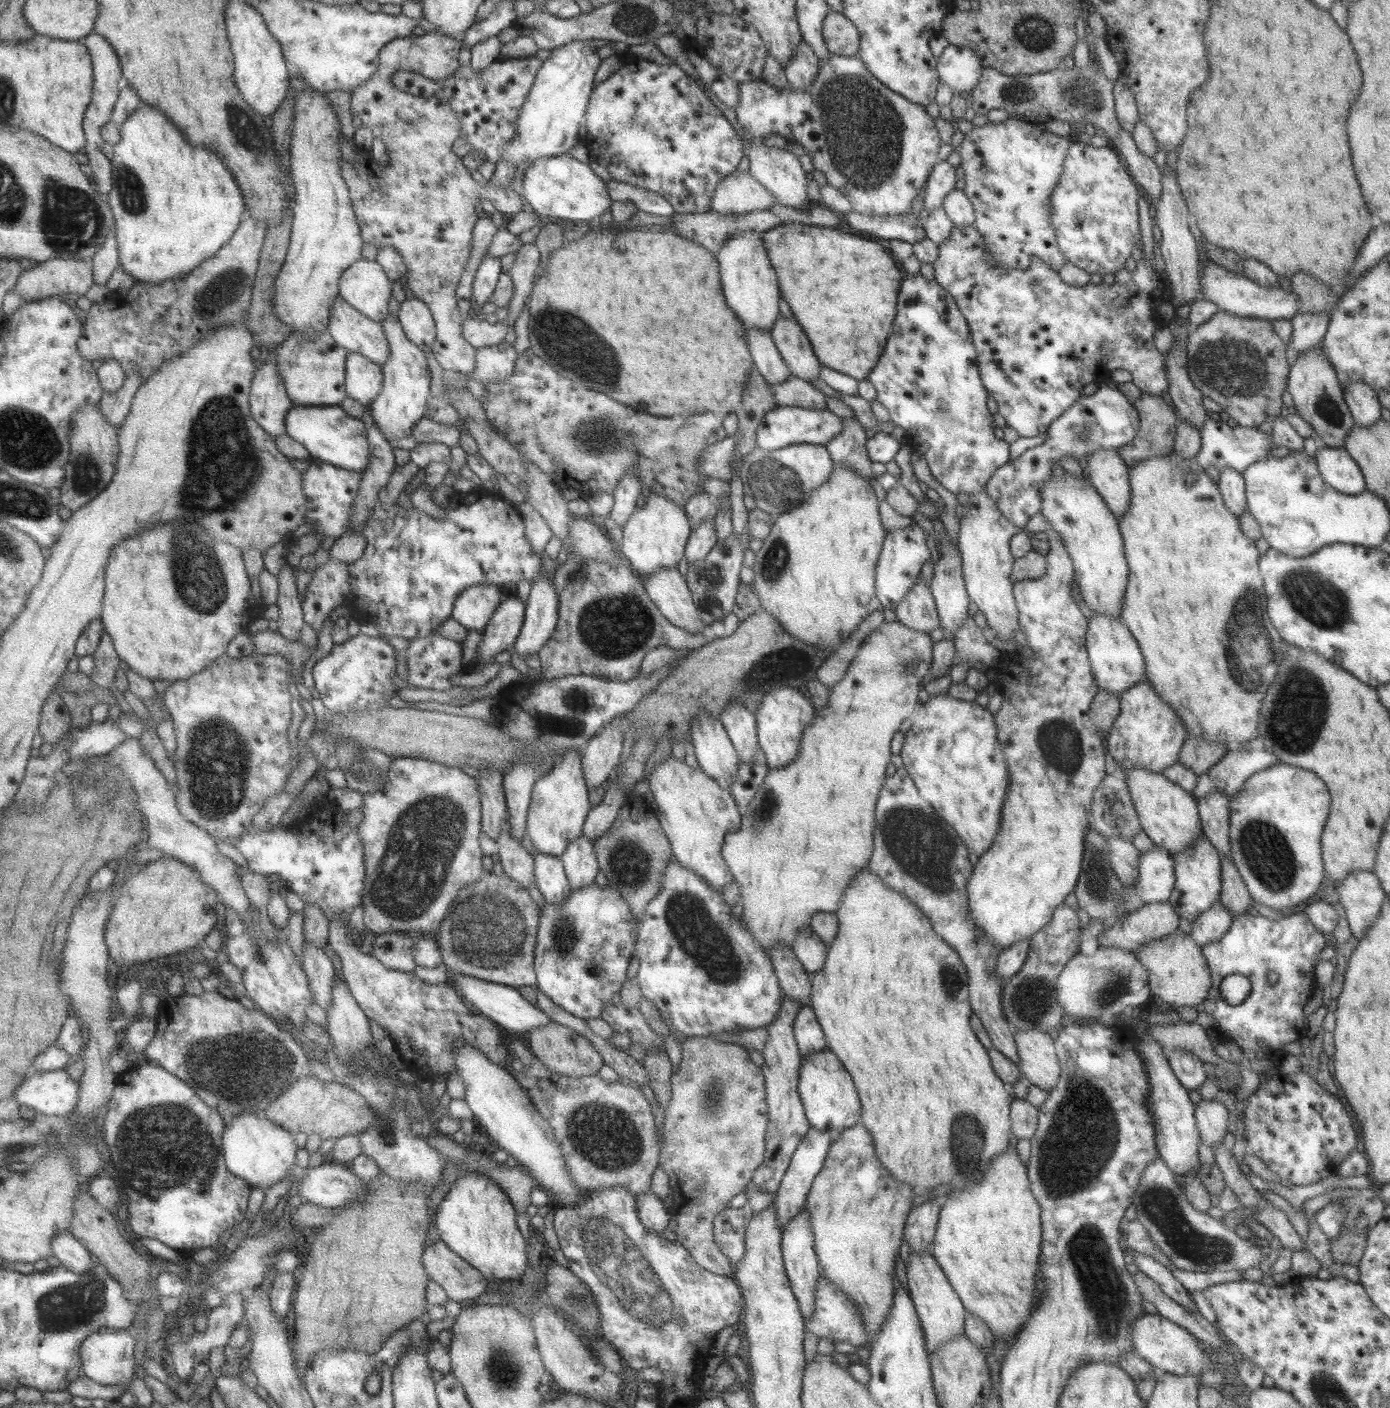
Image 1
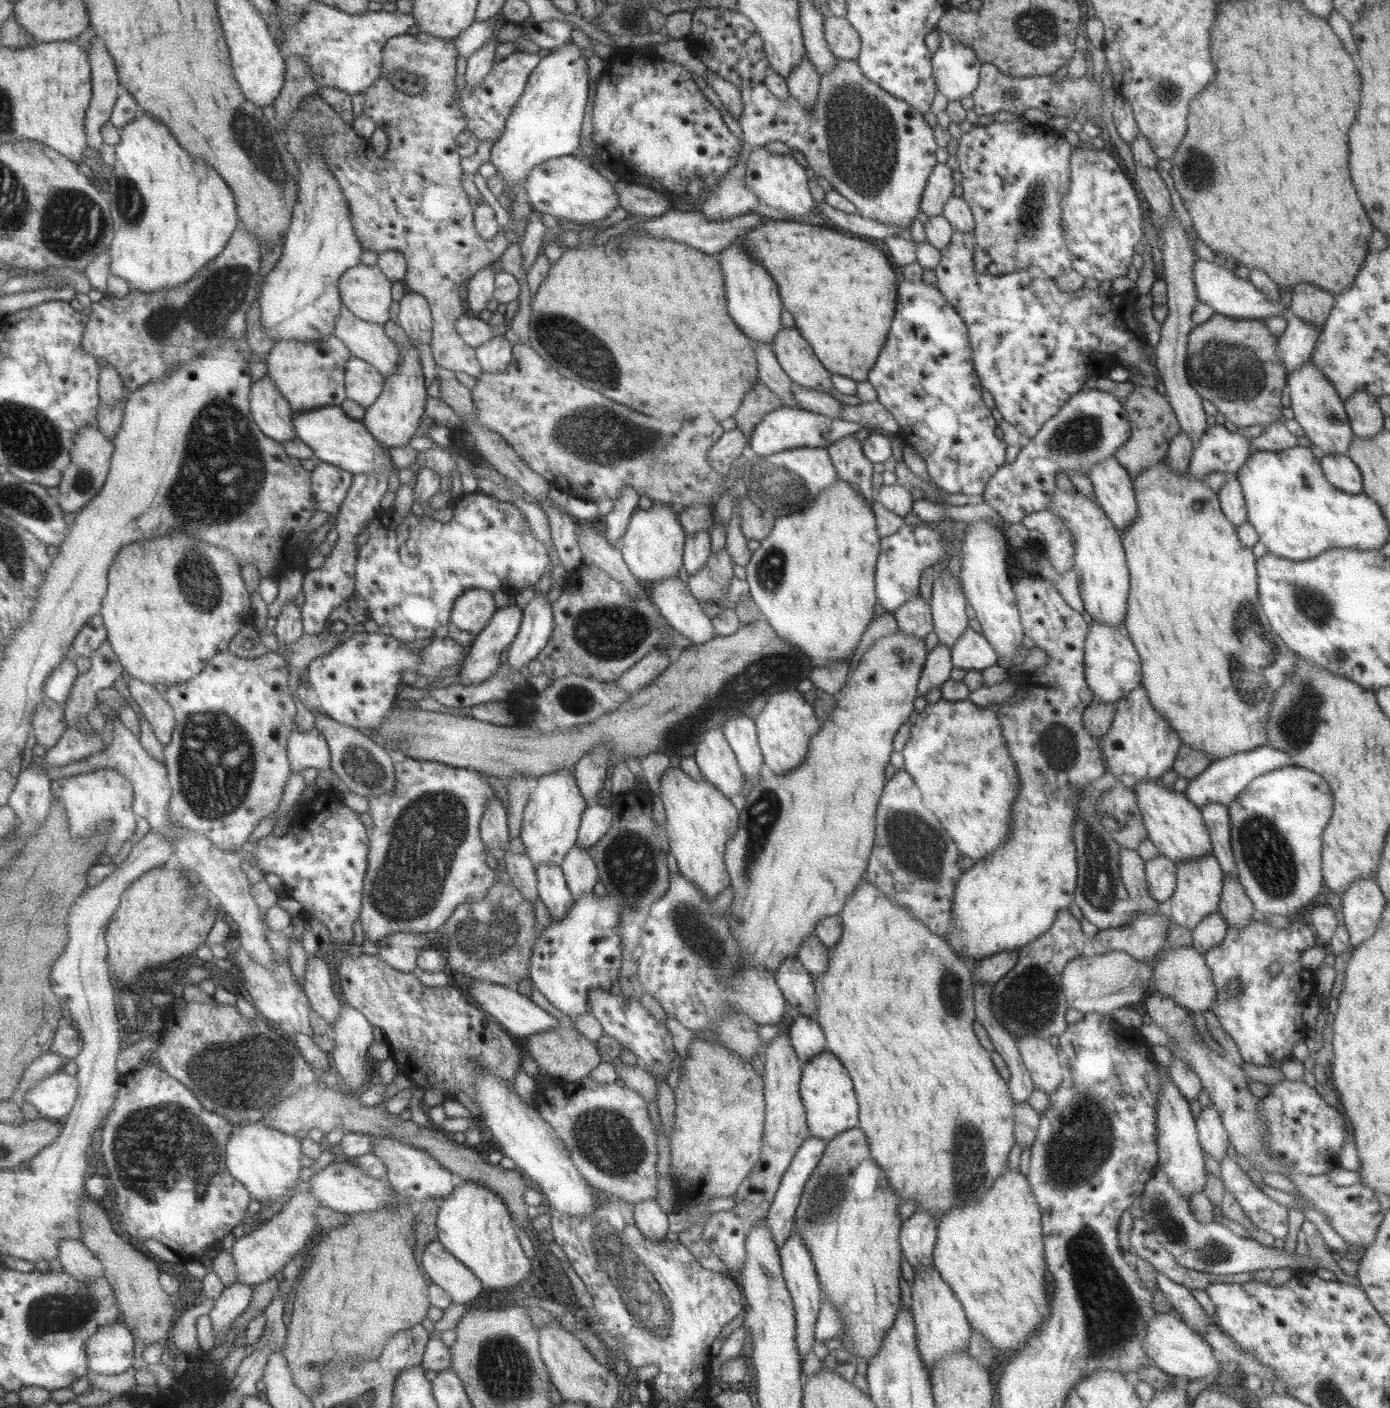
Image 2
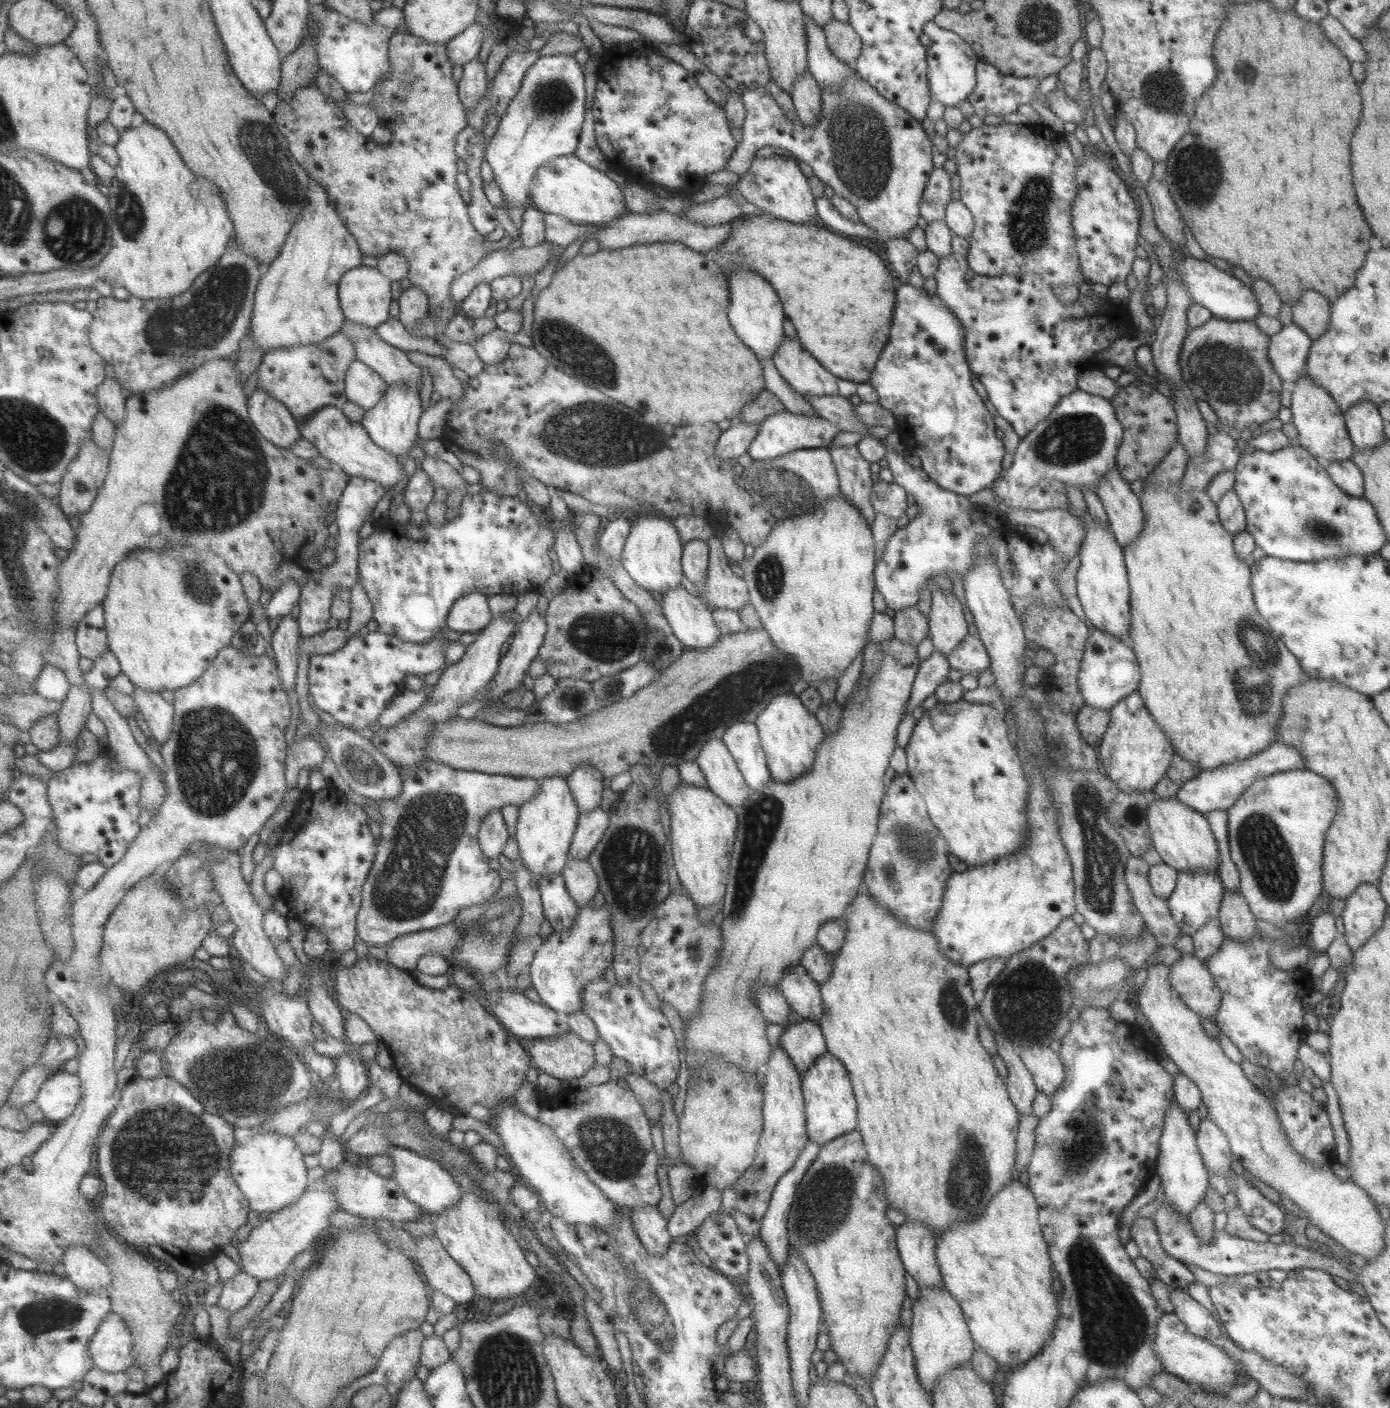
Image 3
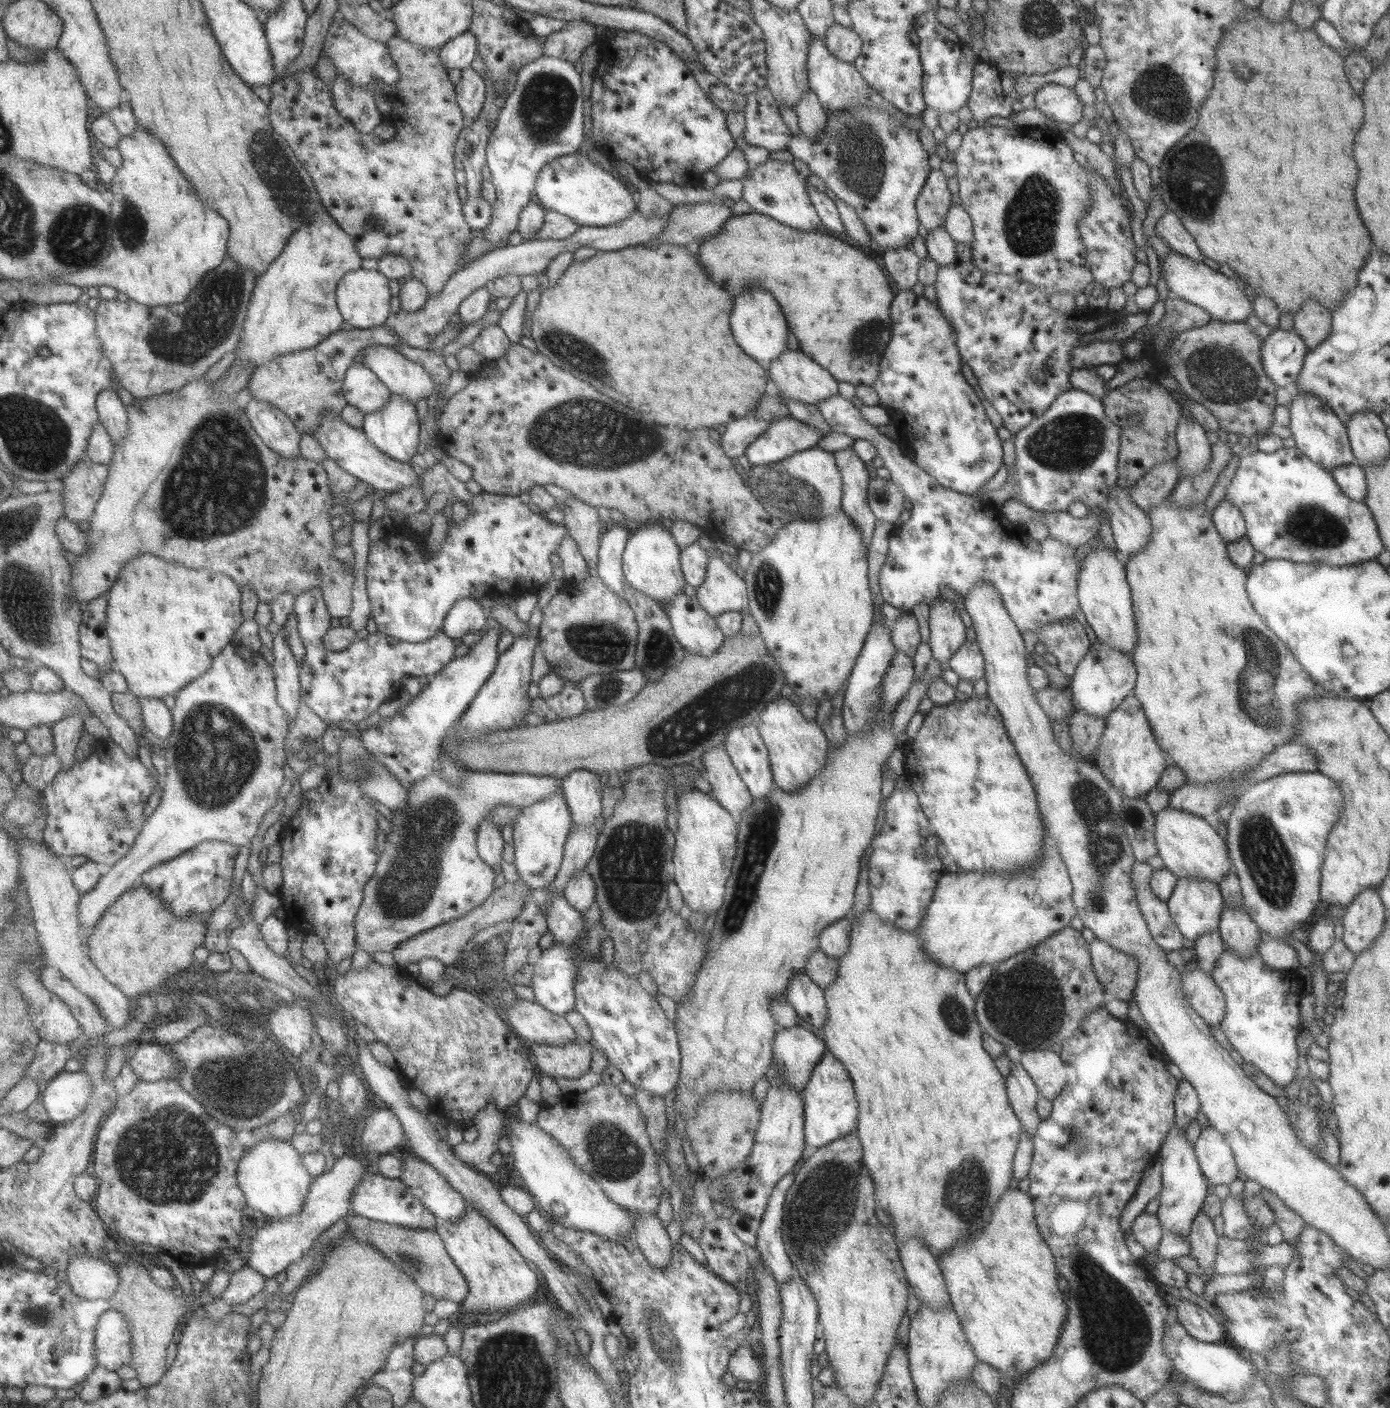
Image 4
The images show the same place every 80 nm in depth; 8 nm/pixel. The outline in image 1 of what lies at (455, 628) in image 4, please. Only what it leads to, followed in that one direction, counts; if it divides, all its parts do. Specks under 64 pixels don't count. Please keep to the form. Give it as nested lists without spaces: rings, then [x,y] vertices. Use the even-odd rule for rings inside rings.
[[[495,584],[469,586],[455,599],[450,618],[467,631],[483,631],[503,598]]]

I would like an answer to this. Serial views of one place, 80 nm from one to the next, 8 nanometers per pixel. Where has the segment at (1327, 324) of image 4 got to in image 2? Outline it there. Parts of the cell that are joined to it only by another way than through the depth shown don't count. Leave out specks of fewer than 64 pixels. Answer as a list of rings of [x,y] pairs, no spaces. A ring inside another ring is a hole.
[[[1306,282],[1296,284],[1291,293],[1288,314],[1322,328],[1333,306],[1335,295]]]

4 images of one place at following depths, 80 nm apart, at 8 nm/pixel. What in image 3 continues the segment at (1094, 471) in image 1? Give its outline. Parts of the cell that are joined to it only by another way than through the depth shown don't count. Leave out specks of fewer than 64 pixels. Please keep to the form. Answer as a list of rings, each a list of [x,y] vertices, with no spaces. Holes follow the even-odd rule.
[[[1116,466],[1102,476],[1096,495],[1104,506],[1115,542],[1123,549],[1133,542],[1144,527],[1144,514],[1140,499],[1129,489]]]

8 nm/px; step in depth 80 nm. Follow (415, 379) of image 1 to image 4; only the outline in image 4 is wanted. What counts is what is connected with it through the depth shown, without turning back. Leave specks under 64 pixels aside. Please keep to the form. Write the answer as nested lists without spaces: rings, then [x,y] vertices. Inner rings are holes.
[[[390,395],[390,399],[385,406],[364,414],[361,429],[367,436],[370,443],[377,447],[389,458],[397,459],[399,462],[410,462],[409,459],[416,454],[420,444],[420,424],[415,413],[415,404],[407,402],[400,396]]]

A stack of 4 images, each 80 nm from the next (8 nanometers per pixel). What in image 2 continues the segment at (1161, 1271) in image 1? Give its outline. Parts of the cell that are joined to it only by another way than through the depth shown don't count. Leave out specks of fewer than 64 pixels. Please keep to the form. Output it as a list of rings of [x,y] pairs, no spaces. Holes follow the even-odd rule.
[[[1156,1272],[1156,1285],[1176,1310],[1176,1314],[1193,1332],[1204,1332],[1206,1326],[1215,1324],[1215,1320],[1204,1313],[1202,1306],[1190,1294],[1188,1288],[1175,1284],[1160,1272]]]

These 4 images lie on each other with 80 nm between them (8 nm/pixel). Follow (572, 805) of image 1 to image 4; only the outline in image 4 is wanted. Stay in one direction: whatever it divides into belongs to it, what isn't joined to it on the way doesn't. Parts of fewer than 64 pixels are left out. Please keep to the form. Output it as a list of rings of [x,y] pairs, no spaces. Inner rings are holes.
[[[556,790],[547,800],[521,808],[512,828],[512,864],[518,879],[531,889],[548,886],[561,868],[563,845],[571,830],[571,817],[562,797],[562,790]]]

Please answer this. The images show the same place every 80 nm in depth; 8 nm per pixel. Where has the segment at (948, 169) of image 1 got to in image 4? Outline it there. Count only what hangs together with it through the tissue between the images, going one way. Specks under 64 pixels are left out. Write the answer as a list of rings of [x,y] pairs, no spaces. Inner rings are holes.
[[[933,170],[916,196],[916,217],[927,231],[944,226],[949,207],[952,205],[946,181],[941,170]]]

